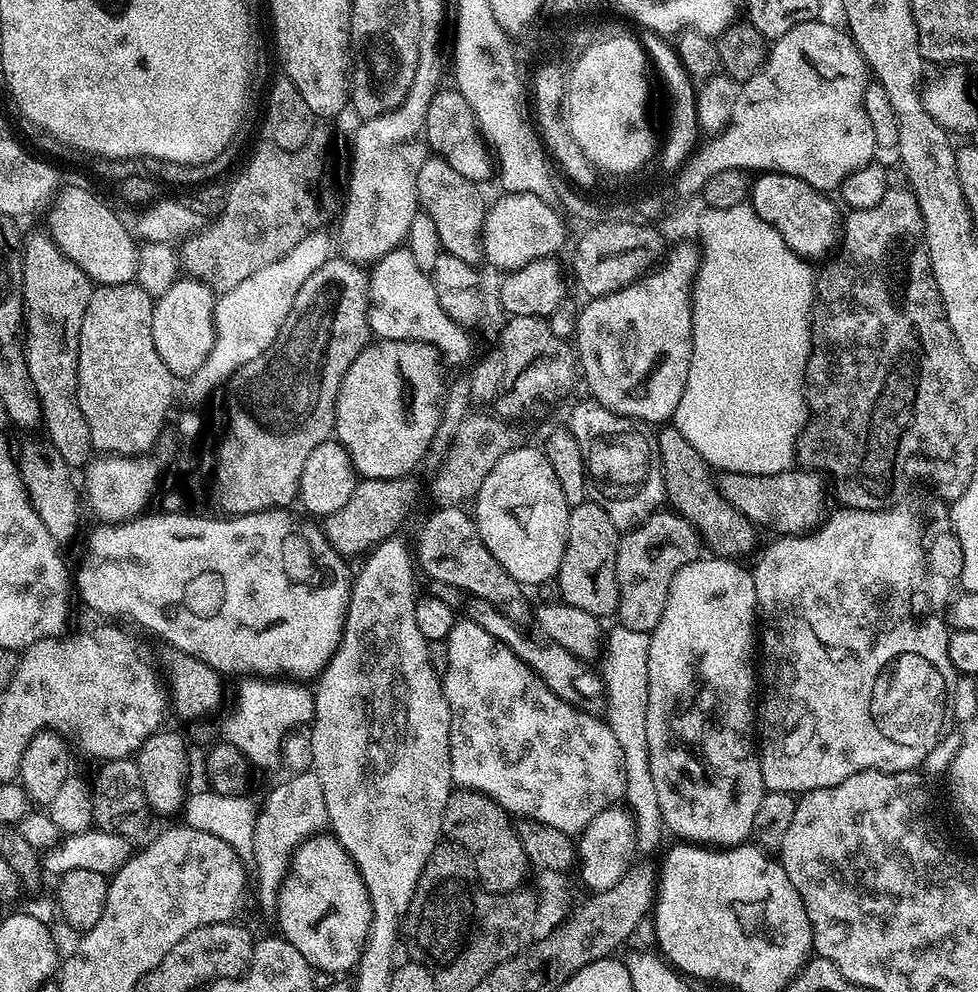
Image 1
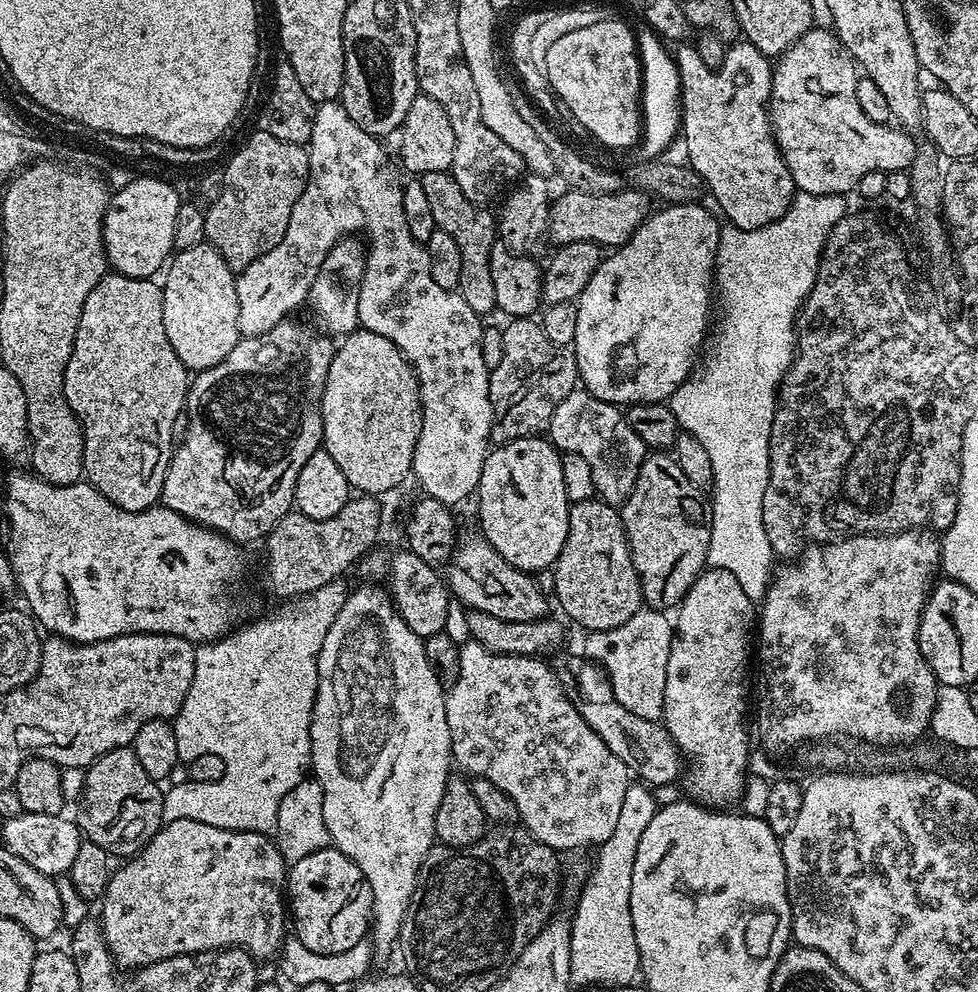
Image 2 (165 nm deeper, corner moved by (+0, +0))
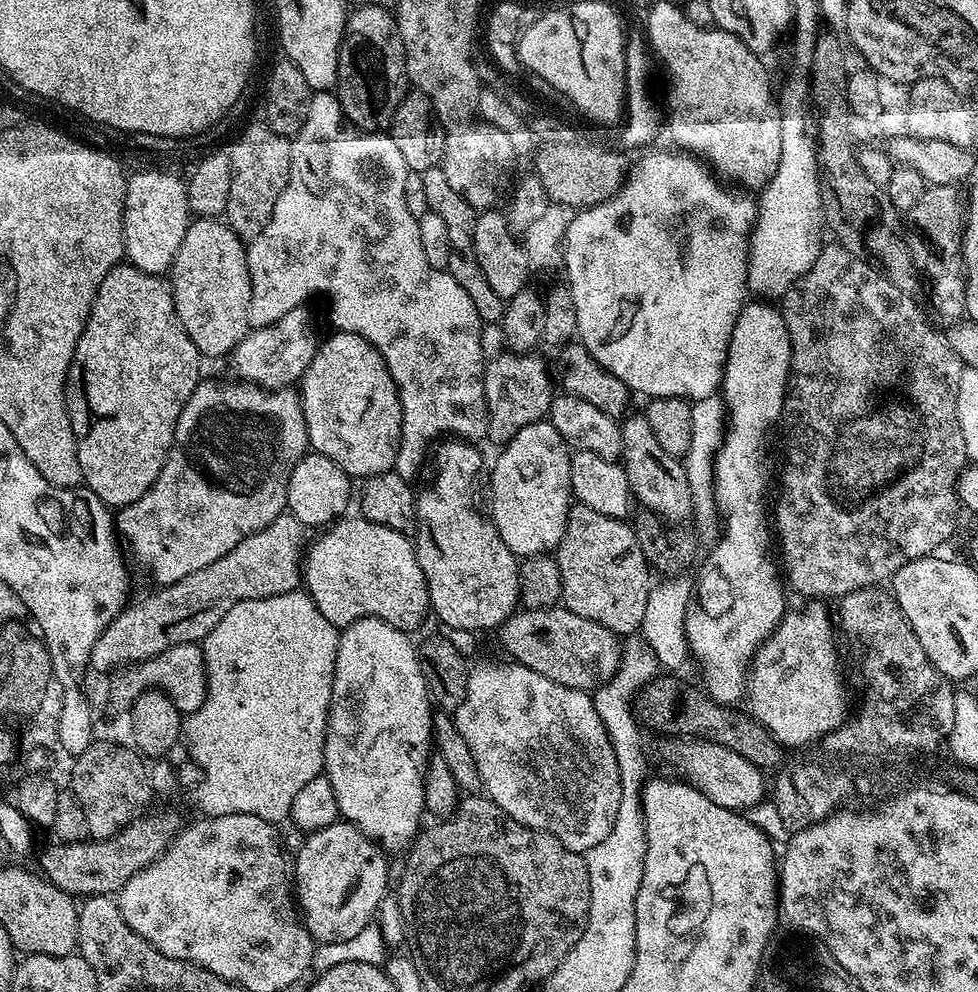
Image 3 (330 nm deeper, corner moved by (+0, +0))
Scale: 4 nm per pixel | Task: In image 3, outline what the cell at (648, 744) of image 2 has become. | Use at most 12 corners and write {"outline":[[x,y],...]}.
{"outline":[[669,743],[675,772],[710,802],[744,812],[765,773],[720,743]]}

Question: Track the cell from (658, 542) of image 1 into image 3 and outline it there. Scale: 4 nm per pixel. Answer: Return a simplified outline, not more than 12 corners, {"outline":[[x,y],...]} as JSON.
{"outline":[[647,415],[623,417],[635,503],[672,524],[693,515],[683,463]]}

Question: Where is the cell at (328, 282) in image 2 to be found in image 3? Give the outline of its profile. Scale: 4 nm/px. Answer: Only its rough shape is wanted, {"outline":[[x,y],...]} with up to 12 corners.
{"outline":[[301,306],[230,354],[241,381],[299,385],[318,347]]}

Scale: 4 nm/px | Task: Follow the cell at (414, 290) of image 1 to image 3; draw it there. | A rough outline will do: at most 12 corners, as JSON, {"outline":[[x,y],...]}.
{"outline":[[332,92],[247,245],[249,329],[321,292],[404,421],[483,441],[482,321],[430,266],[398,142]]}

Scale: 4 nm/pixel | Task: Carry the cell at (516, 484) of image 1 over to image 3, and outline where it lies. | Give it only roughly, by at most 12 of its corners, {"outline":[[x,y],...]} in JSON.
{"outline":[[542,419],[490,468],[492,524],[517,558],[555,553],[570,446]]}

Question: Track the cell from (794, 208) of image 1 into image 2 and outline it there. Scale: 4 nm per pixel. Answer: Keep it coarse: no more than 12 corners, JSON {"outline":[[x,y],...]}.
{"outline":[[684,42],[687,163],[729,225],[758,230],[798,189],[776,144],[774,64]]}

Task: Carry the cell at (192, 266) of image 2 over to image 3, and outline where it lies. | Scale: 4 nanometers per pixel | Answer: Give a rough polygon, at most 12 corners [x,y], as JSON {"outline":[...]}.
{"outline":[[196,218],[174,254],[178,318],[201,357],[248,335],[245,241]]}

